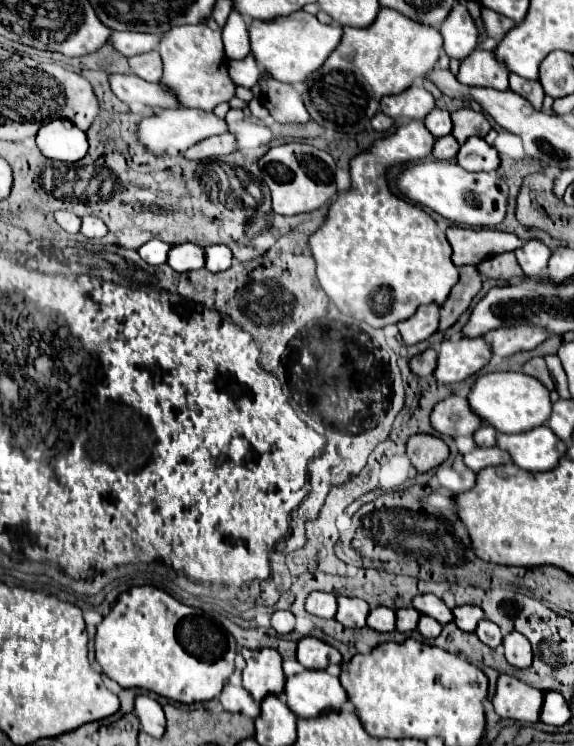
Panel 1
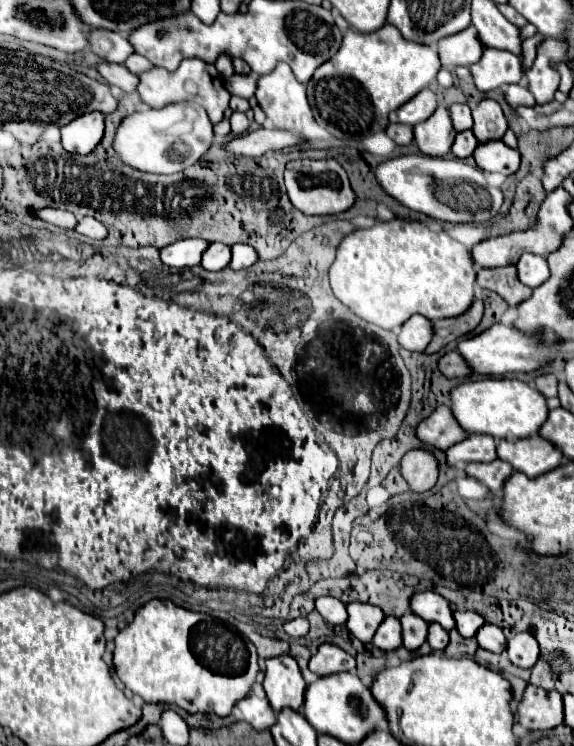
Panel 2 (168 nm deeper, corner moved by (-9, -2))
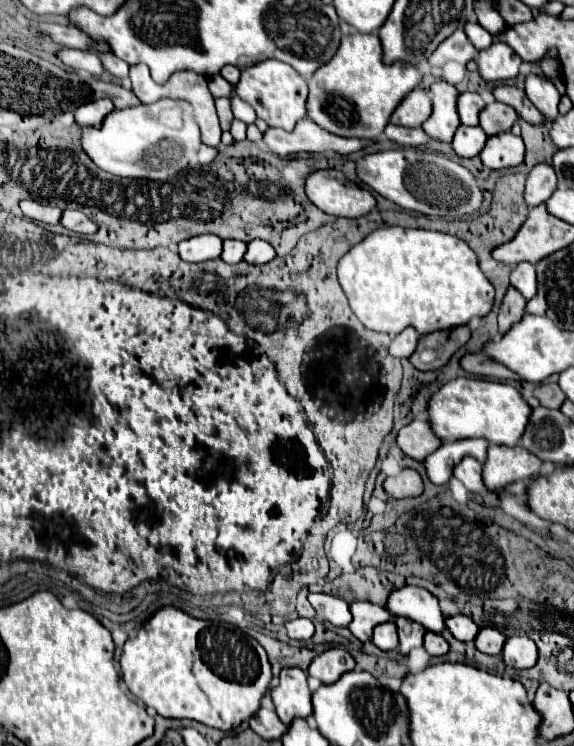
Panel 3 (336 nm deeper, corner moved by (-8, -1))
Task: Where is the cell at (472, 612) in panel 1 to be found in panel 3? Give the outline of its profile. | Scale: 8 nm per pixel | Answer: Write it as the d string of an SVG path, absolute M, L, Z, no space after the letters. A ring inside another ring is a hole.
M453 616L453 618L447 618L445 620L445 626L451 630L451 634L457 638L457 640L461 640L461 642L471 642L471 640L475 640L475 636L477 636L477 632L479 632L479 626L471 620L471 618L467 618L467 616Z

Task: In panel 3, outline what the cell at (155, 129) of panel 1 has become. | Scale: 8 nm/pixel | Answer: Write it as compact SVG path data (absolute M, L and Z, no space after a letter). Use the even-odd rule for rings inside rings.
M159 100L115 110L103 118L101 128L83 128L81 146L83 152L107 174L119 178L165 180L187 168L191 158L197 156L201 134L195 118L191 118L191 106L187 106L187 102Z

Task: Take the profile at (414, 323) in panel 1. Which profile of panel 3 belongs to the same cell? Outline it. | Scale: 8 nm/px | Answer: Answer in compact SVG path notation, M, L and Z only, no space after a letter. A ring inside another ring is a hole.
M405 328L401 334L397 334L389 346L389 354L395 358L409 358L415 352L419 334L413 328Z

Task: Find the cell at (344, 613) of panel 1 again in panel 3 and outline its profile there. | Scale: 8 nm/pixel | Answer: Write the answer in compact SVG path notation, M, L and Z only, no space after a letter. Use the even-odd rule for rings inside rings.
M353 602L351 614L353 614L353 620L349 624L349 630L361 642L371 640L373 628L391 618L391 614L383 606L375 606L371 602Z

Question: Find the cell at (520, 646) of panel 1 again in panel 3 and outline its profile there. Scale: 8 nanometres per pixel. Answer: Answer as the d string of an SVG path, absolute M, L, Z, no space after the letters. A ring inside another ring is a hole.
M511 636L503 646L503 658L511 668L531 668L537 662L537 646L527 636Z

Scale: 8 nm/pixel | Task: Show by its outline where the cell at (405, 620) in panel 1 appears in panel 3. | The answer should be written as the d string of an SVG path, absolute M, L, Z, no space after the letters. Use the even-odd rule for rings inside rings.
M395 618L395 622L399 628L399 650L403 656L407 656L413 648L423 646L423 636L427 632L423 626L409 618Z

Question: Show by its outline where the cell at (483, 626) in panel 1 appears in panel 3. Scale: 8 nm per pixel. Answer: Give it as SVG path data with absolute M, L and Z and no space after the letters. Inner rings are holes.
M481 628L475 638L477 650L483 654L491 654L491 656L501 654L503 644L505 644L505 636L497 628Z

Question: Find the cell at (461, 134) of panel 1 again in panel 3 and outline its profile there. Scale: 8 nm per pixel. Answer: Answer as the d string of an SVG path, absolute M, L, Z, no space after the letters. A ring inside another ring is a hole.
M491 102L485 106L485 110L481 112L479 118L481 118L479 126L485 130L485 134L493 136L493 134L501 134L501 132L511 130L511 126L519 118L519 114L503 102Z

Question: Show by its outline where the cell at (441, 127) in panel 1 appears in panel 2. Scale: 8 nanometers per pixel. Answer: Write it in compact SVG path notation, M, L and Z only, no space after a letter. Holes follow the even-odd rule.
M452 105L450 107L450 119L452 119L452 127L456 133L472 127L472 115L470 115L468 105Z

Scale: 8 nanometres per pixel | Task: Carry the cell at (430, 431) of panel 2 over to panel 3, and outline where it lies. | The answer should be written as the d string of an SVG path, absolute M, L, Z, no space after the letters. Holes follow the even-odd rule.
M427 418L413 420L403 426L397 434L397 446L401 452L413 460L425 460L431 452L435 452L441 444L435 434L431 434L431 426L427 426Z

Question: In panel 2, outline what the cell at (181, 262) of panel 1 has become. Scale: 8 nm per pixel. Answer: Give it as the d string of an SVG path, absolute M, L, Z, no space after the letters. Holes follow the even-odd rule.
M210 243L208 249L202 253L202 269L206 271L220 271L226 267L230 259L230 247L224 243Z

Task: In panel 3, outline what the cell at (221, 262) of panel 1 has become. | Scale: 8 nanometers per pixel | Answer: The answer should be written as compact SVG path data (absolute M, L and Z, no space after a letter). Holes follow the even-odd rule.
M253 240L247 244L247 254L245 254L245 260L249 264L267 264L275 258L275 248L265 242L265 240Z

